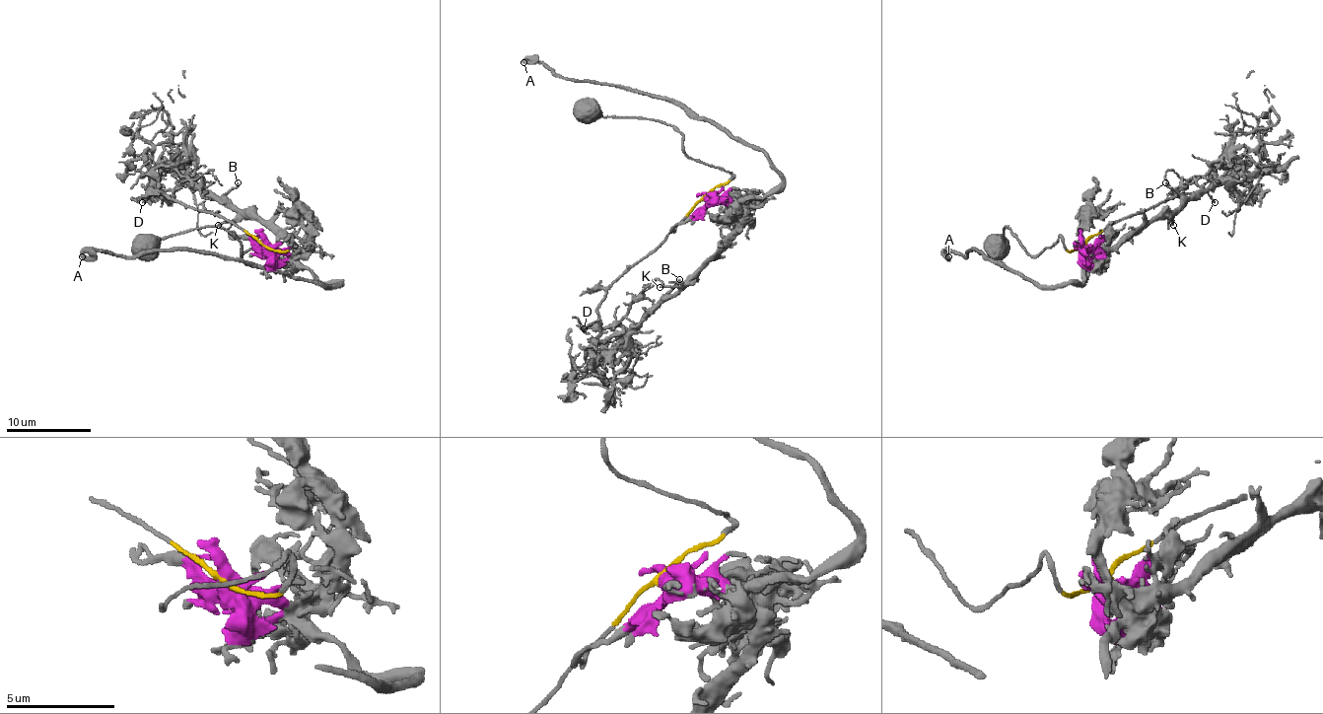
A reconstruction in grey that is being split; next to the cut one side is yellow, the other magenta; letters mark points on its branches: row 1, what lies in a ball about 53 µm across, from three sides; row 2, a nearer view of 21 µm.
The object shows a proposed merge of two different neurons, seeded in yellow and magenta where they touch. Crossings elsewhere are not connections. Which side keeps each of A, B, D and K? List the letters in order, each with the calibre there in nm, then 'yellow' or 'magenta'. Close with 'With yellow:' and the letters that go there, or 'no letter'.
A: 420 nm thick; magenta
B: 140 nm thick; magenta
D: 120 nm thick; yellow
K: 140 nm thick; magenta
With yellow: D

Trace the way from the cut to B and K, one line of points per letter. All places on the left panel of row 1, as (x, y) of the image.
B: (264, 244), (290, 256), (298, 252), (234, 206), (226, 195), (239, 182)
K: (264, 244), (281, 249), (290, 256), (298, 252), (255, 219), (217, 225)

